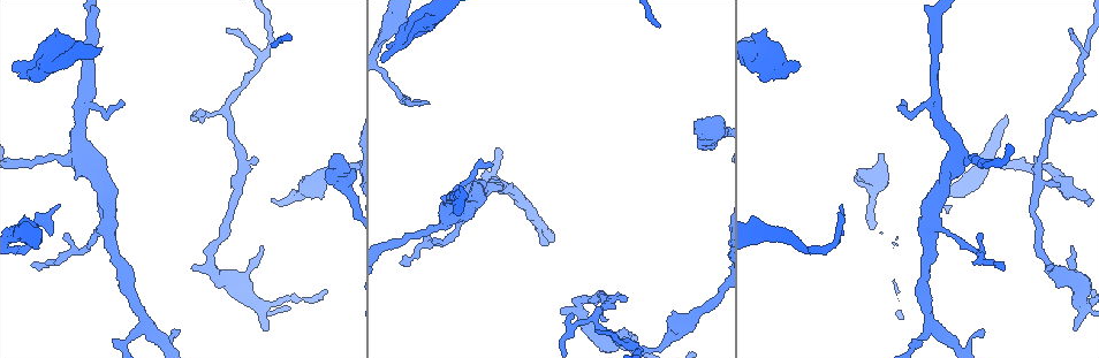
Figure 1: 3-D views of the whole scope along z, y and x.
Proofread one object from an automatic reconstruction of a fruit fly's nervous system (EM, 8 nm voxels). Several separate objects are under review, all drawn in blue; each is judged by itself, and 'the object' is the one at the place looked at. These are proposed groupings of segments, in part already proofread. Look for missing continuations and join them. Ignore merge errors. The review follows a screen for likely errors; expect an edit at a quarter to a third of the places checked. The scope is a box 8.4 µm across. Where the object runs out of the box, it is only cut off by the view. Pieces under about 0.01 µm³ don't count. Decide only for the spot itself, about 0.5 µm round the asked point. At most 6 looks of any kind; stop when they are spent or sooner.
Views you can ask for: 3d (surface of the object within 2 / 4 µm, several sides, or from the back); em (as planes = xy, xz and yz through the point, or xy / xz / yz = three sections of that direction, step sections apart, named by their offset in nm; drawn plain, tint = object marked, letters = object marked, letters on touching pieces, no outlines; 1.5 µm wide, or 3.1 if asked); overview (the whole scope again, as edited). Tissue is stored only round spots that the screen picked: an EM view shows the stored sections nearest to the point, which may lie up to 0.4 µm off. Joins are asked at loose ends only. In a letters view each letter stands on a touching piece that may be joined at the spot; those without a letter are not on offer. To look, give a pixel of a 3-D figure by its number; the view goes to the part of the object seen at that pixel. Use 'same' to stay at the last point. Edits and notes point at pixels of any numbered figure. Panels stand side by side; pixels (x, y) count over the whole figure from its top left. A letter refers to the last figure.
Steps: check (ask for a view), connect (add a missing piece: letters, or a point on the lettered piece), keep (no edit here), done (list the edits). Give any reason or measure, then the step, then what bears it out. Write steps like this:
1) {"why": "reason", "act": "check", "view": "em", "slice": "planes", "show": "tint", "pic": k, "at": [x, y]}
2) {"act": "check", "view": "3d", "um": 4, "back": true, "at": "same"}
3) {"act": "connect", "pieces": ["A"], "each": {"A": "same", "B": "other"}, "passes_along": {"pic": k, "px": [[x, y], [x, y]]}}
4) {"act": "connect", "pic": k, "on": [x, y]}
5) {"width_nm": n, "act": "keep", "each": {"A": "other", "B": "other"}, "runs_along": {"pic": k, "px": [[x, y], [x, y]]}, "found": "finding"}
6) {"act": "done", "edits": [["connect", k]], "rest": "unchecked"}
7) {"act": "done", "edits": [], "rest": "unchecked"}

{"why": "tapers out", "act": "check", "view": "3d", "um": 4, "pic": 1, "at": [227, 30]}

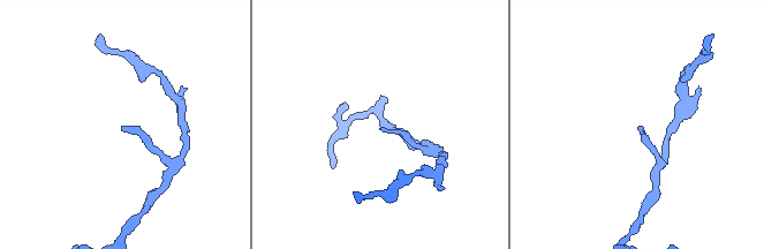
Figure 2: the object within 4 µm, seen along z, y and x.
{"why": "now the EM", "act": "check", "view": "em", "slice": "xy", "step": 8, "show": "letters", "pic": 2, "at": [638, 128]}

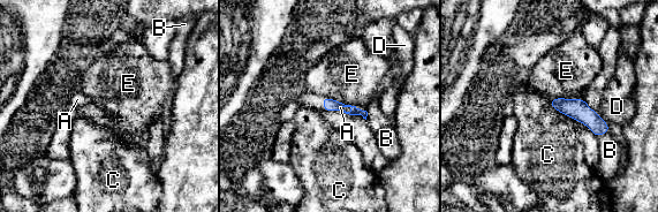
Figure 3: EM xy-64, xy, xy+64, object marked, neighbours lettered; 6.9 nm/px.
{"act": "connect", "pieces": ["A"], "each": {"A": "same", "B": "other", "C": "other", "D": "other", "E": "other"}, "passes_along": {"pic": 3, "px": [[328, 104], [324, 103], [314, 100]]}, "found": "it goes on there"}

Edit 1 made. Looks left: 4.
{"why": "redraw", "act": "check", "view": "overview"}

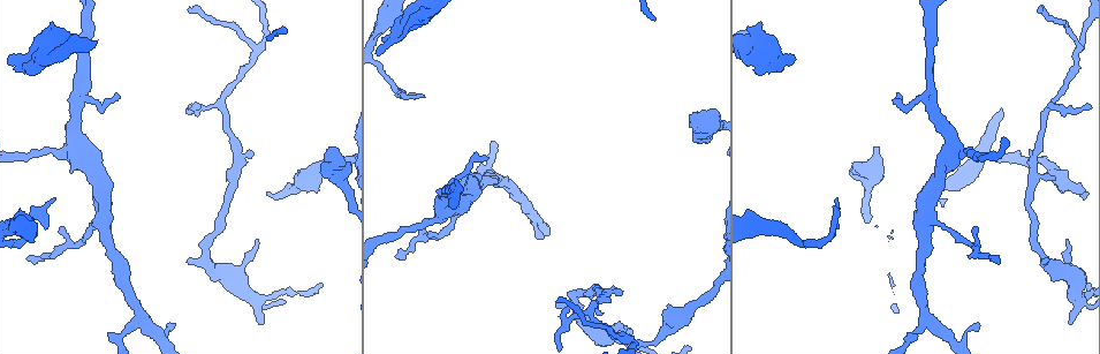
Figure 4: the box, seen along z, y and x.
{"why": "branch stops here", "act": "check", "view": "3d", "um": 4, "pic": 4, "at": [556, 308]}

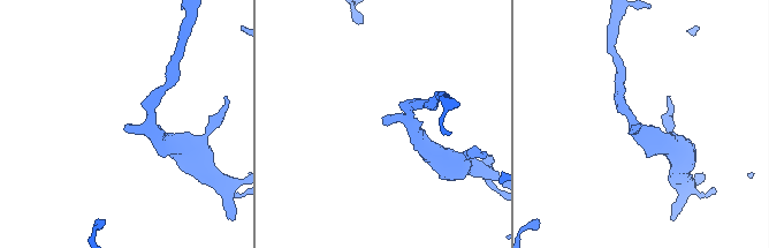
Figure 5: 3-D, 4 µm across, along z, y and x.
{"arm_widths_nm": [180, 240], "why": "shape alone is not enough", "act": "check", "view": "em", "slice": "planes", "show": "letters", "pic": 5, "at": [638, 126]}

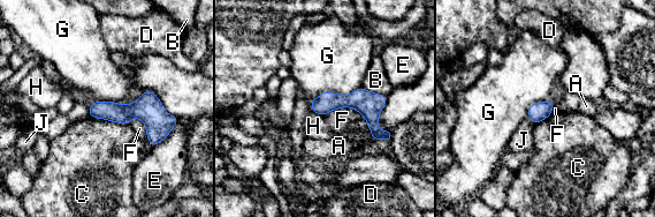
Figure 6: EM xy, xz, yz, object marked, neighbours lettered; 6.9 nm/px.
{"width_nm": 130, "act": "keep", "each": {"A": "other", "B": "other", "C": "other", "D": "other", "E": "other", "F": "other", "G": "other", "H": "other", "J": "other"}, "found": "none of them fits"}

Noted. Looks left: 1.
{"why": "free end", "act": "check", "view": "em", "slice": "planes", "show": "letters", "pic": 4, "at": [419, 21]}

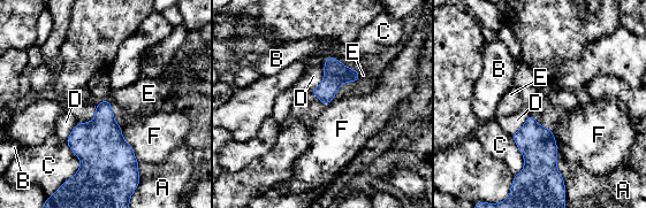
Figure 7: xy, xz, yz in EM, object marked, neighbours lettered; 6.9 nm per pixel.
{"act": "keep", "each": {"A": "other", "B": "other", "C": "other", "D": "other", "E": "other", "F": "other"}, "border": {"pic": 7, "px": [[120, 125], [122, 137], [138, 160]]}, "found": "none of them fits"}

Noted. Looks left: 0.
{"act": "done", "edits": [["connect", 3]], "rest": "unchecked"}

